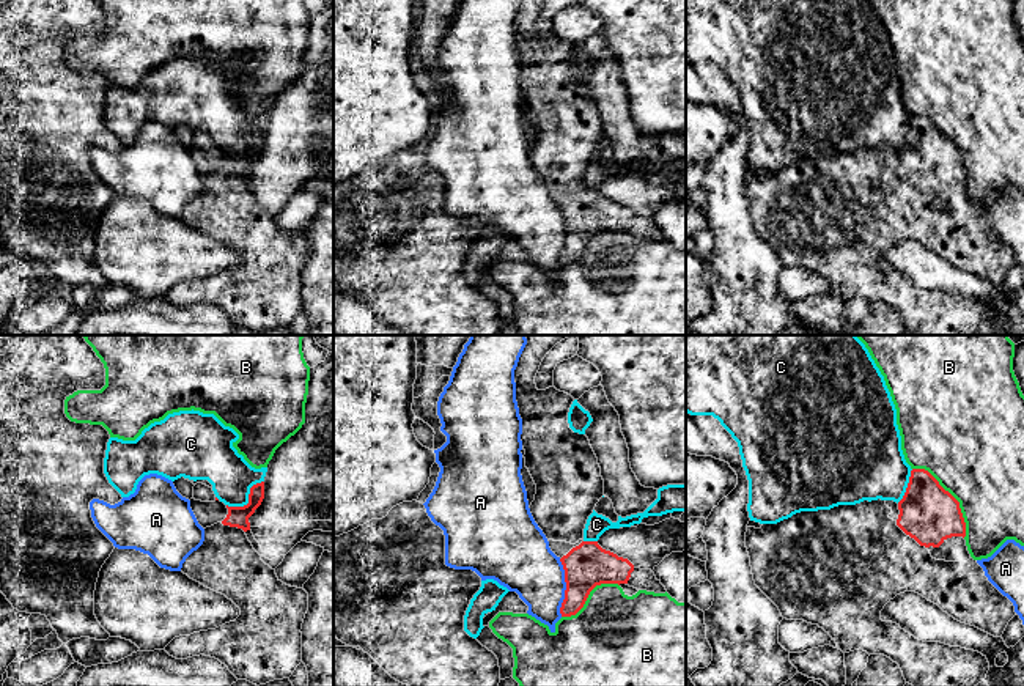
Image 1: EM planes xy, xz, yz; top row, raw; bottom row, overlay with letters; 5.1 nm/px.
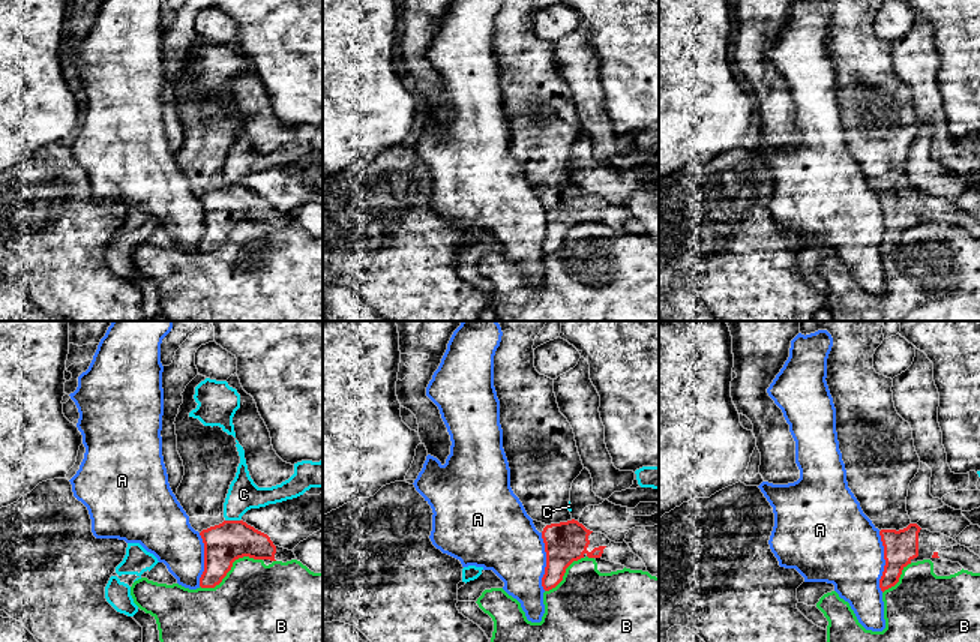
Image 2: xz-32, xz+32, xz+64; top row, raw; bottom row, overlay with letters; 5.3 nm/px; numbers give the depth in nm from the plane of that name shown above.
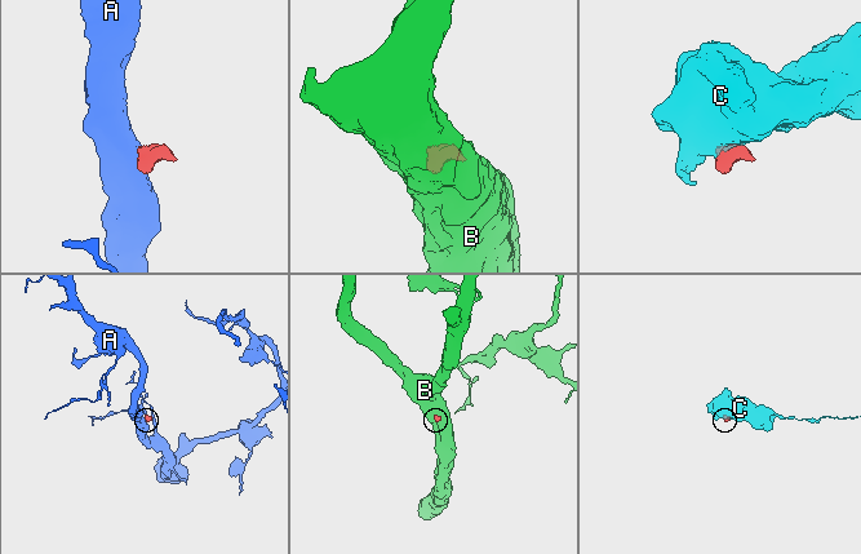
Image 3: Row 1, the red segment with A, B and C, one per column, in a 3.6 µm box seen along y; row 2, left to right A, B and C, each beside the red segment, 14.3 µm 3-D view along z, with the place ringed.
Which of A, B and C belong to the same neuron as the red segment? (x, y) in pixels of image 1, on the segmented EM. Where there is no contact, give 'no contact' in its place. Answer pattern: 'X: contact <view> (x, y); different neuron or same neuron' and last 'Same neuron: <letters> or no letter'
A: contact xz (567, 587); different neuron
B: contact yz (954, 497); different neuron
C: contact xy (249, 499); different neuron
Same neuron: no letter

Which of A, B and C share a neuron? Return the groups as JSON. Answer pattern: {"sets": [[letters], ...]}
{"sets": [["A"], ["B"], ["C"]]}

